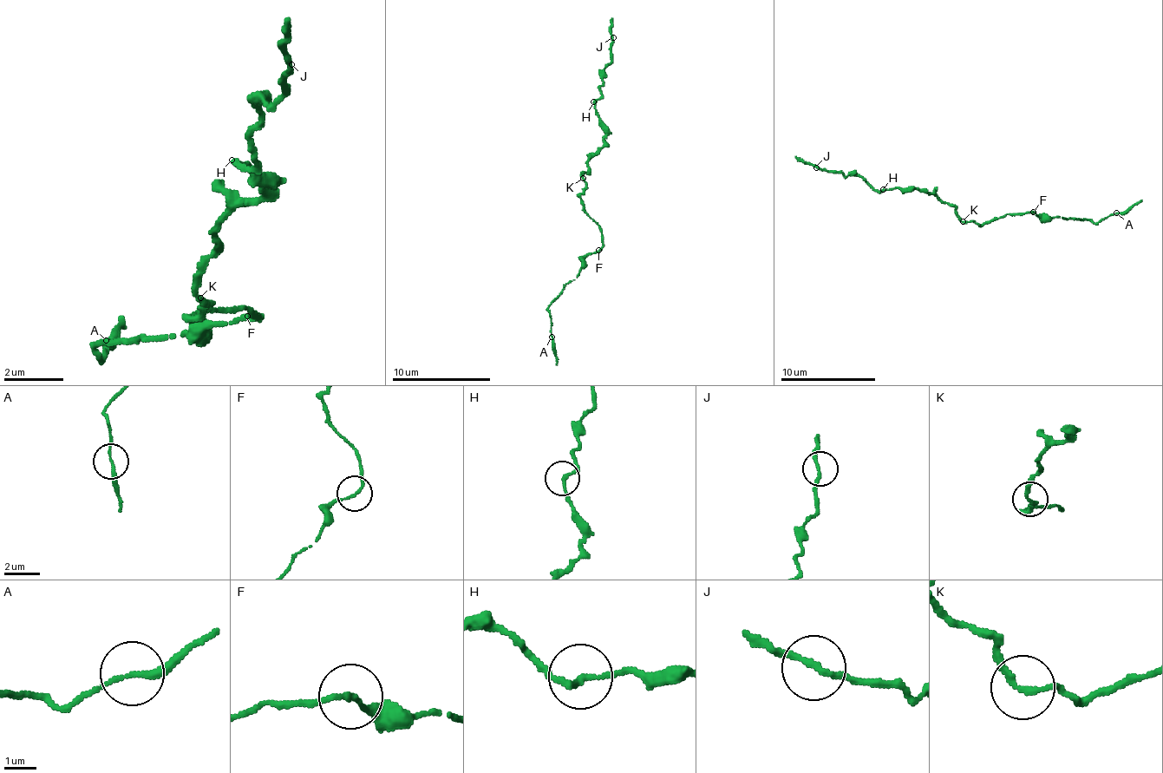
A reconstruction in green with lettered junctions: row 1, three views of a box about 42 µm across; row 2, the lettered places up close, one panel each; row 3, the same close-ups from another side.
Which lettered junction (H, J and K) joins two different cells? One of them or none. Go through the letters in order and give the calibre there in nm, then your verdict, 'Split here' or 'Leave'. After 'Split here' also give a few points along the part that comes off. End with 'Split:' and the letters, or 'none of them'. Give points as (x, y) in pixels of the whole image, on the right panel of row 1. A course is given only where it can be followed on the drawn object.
H: Thickness 170 nm. Leave
J: Thickness 170 nm. Leave
K: Thickness 170 nm. Leave
Split: none of them

